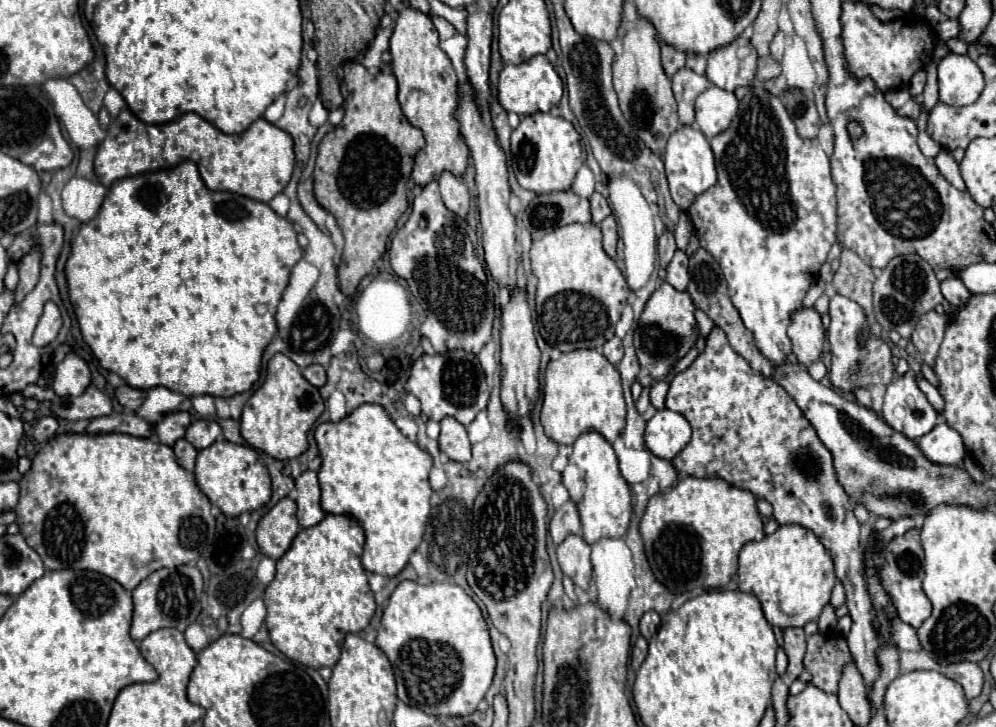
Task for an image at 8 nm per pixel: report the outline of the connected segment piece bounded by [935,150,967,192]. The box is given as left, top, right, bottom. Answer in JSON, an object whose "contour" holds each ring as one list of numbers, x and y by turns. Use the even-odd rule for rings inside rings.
{"contour":[[941,150,941,152,937,154,937,158,935,158,935,164,937,164,939,172,945,176,945,180,947,180,949,184,953,184,953,186,955,186,957,190,961,190,961,192,967,190,967,188,965,188,965,182,963,182,963,178,961,178,959,166,957,166,957,162,953,160,953,156,951,156,949,150]]}

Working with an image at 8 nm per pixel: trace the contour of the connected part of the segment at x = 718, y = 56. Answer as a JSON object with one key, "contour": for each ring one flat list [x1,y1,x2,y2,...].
{"contour":[[743,36,707,56,707,78,723,90,735,92,739,86,751,86,755,74,757,52]]}

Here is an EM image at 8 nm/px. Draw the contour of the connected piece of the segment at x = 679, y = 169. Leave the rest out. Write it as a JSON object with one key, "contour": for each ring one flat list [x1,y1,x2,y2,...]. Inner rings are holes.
{"contour":[[679,126,677,132,671,134,665,154,663,154,663,162,665,162,665,172,667,172,673,202,681,210,687,210,699,194,703,194,705,190,715,186,715,182,717,182,715,158,713,158,709,140,695,126]]}

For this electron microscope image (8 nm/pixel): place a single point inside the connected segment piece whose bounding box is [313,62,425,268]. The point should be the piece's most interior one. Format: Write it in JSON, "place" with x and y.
{"place":[361,175]}

